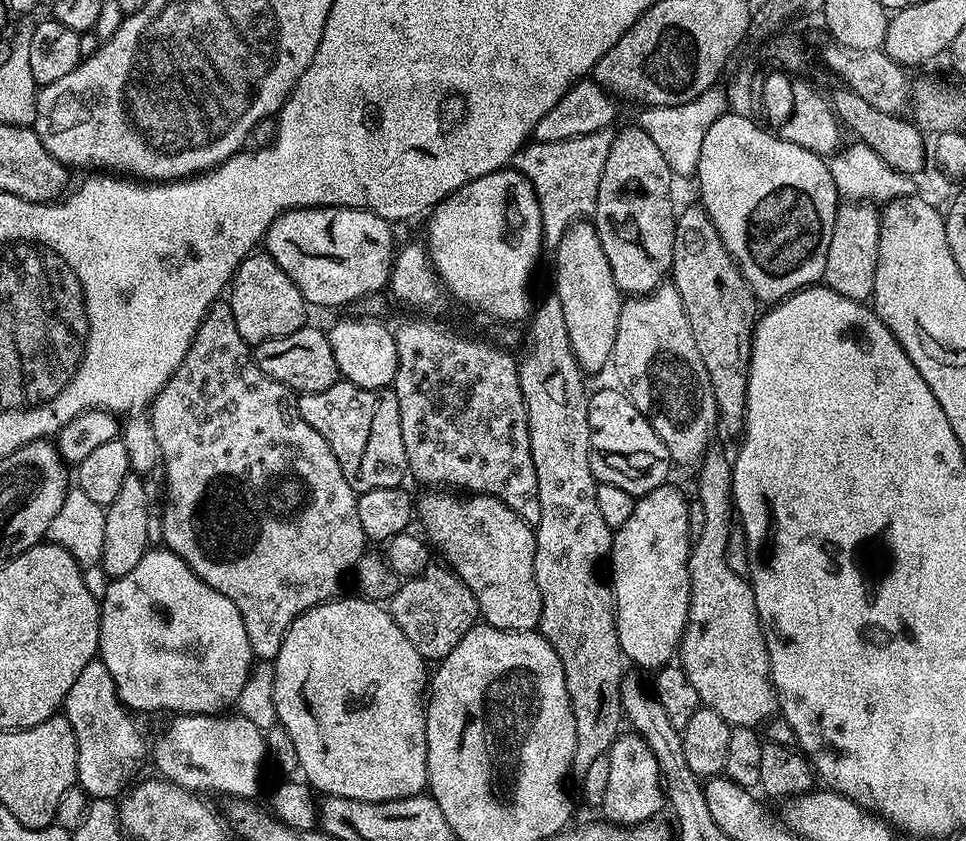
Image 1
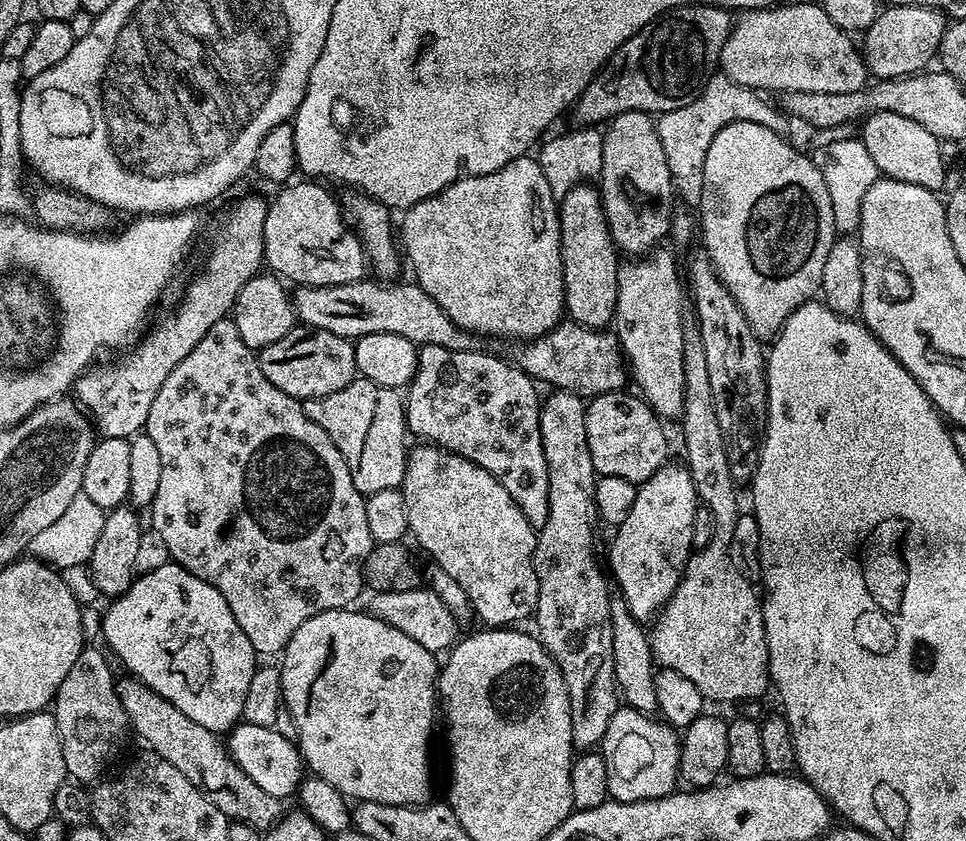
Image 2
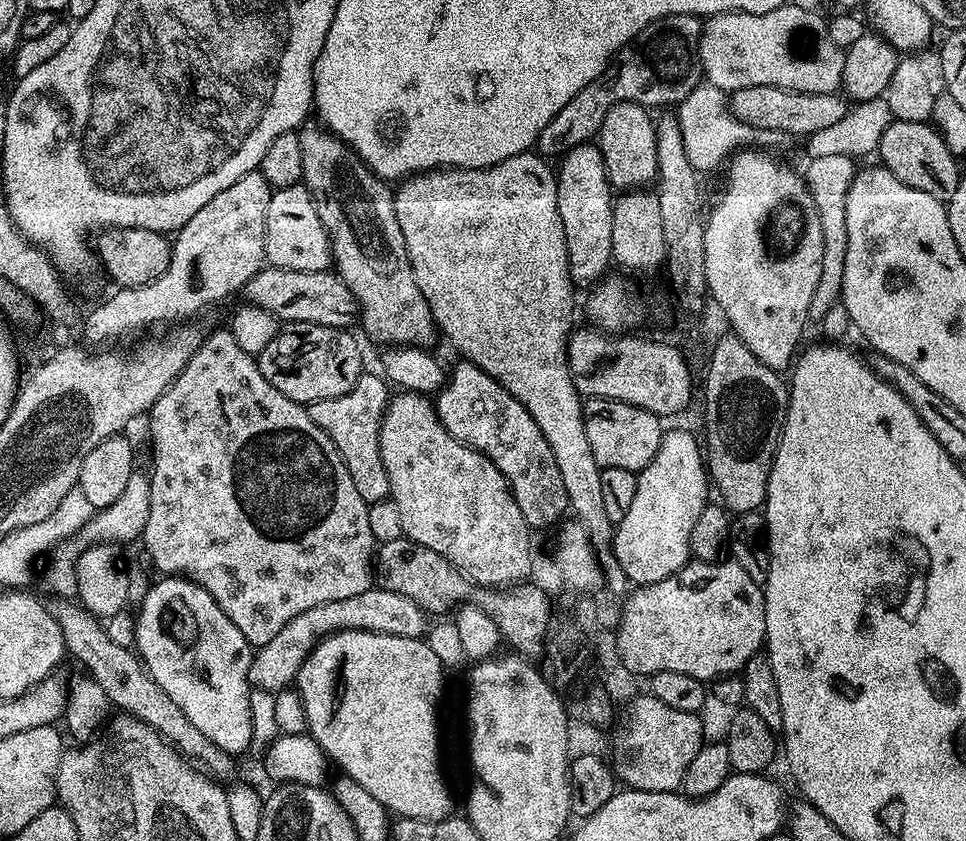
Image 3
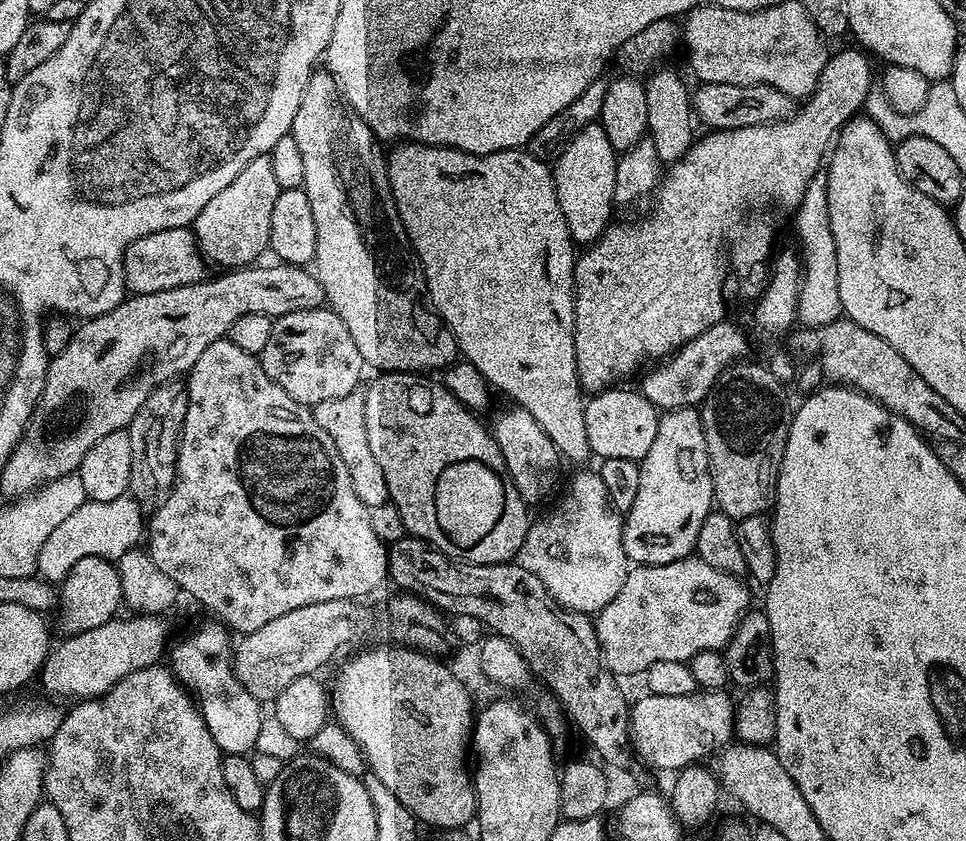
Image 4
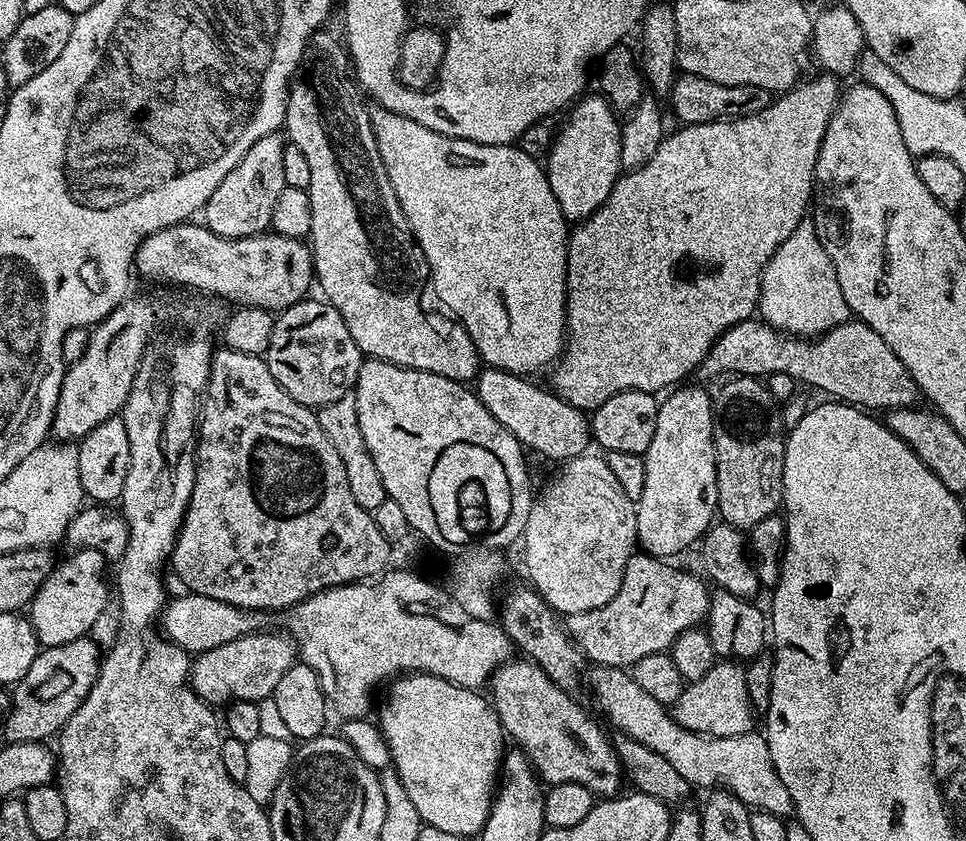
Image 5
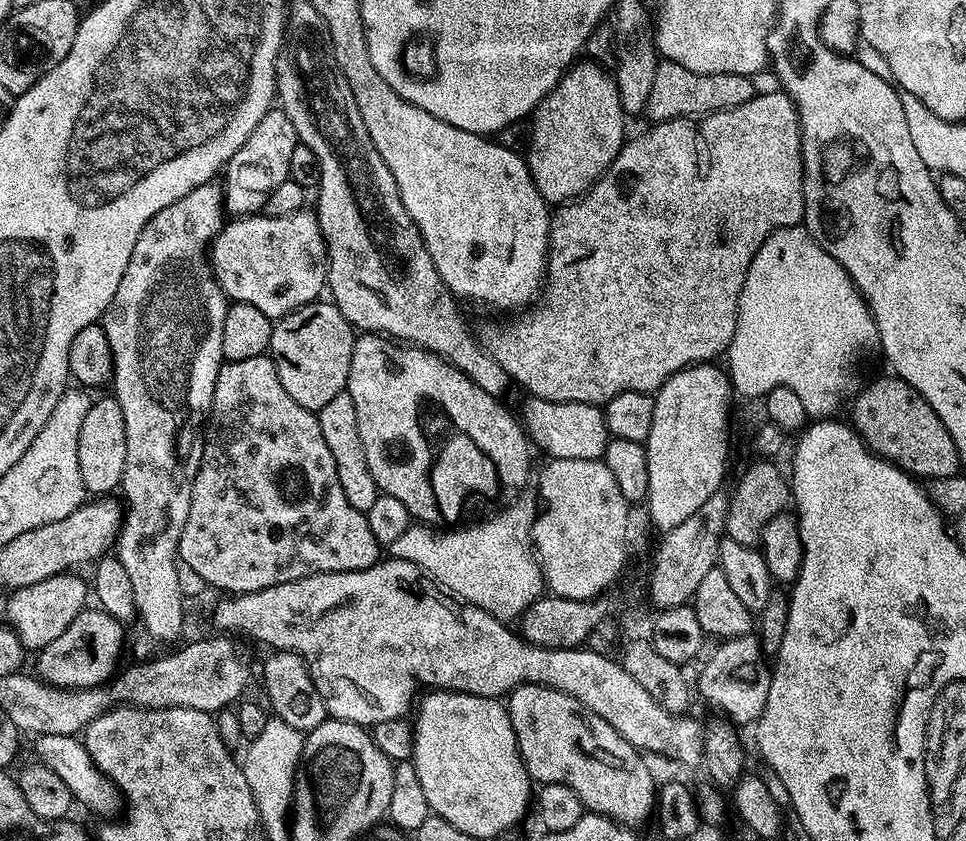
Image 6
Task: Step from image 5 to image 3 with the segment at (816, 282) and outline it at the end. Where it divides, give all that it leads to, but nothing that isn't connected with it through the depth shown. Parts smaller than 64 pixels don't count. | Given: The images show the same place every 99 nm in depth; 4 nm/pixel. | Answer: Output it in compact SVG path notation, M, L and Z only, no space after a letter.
M833 154L823 158L811 158L807 161L808 169L803 169L804 183L807 184L814 206L818 206L818 214L822 218L822 238L824 253L822 254L822 278L818 278L818 290L814 290L814 302L810 312L813 317L821 318L831 307L838 303L842 288L842 274L846 270L846 194L850 190L850 182L856 177L858 164L846 154Z

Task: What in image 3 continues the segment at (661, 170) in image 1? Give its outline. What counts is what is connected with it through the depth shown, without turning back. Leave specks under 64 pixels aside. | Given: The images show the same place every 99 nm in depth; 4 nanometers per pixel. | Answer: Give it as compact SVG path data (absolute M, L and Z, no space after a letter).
M622 102L613 106L610 114L606 114L606 122L602 122L602 126L600 127L598 147L604 159L606 170L608 171L608 181L612 184L613 189L640 190L645 186L651 185L656 180L656 171L658 170L656 120L653 113L645 108L643 104Z

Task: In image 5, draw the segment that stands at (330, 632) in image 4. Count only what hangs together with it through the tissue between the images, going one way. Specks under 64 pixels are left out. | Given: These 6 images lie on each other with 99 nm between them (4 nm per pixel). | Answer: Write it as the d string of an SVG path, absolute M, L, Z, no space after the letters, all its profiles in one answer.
M261 630L251 632L226 646L214 646L214 650L199 653L190 664L190 683L194 691L207 704L227 706L237 700L259 702L271 696L282 674L290 670L298 652L287 635Z

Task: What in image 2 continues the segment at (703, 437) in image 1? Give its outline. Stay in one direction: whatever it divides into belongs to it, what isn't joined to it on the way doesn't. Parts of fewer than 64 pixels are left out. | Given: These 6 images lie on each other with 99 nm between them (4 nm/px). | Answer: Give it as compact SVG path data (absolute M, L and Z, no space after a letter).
M664 246L621 263L614 331L620 339L620 348L624 352L631 379L634 384L636 380L640 387L639 395L661 418L680 418L684 415L684 300L686 304L681 269L680 272L676 269L675 258Z

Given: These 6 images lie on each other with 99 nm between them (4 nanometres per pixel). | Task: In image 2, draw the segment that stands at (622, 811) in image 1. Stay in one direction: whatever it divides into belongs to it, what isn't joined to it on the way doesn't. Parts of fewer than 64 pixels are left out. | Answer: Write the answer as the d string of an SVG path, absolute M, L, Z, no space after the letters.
M627 706L617 707L602 741L609 797L618 802L642 802L669 796L678 784L680 742L677 729L663 719Z

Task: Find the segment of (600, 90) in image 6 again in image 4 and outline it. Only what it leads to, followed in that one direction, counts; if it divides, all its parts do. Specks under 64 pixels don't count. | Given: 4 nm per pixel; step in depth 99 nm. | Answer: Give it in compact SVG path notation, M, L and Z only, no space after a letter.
M597 122L580 131L554 161L552 181L558 194L558 206L562 206L562 218L566 218L566 226L577 245L595 244L608 225L613 223L612 199L617 159L618 153L614 146L610 146L606 130L602 130Z

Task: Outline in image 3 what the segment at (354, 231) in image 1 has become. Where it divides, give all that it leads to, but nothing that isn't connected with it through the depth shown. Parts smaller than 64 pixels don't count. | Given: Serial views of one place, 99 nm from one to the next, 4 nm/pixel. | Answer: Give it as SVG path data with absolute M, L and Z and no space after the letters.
M303 183L273 191L266 214L264 255L267 263L274 268L326 272L333 267L332 242L318 216L316 201L313 200Z

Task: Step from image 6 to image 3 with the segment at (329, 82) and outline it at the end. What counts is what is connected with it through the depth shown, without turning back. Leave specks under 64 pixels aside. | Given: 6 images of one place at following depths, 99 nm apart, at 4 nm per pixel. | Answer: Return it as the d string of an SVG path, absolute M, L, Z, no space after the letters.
M320 126L308 127L299 129L304 171L302 183L316 201L318 216L332 242L334 271L342 278L342 282L346 282L350 294L354 294L358 320L361 325L364 323L365 334L379 346L432 346L436 336L438 340L438 329L426 298L422 298L422 290L418 290L418 282L414 282L406 238L402 238L402 226L398 226L394 210L396 197L393 189L379 176L375 176L339 136L332 135Z

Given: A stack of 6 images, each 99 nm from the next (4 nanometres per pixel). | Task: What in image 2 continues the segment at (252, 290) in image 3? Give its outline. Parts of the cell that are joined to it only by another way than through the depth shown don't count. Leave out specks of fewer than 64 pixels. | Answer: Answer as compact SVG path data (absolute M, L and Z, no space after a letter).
M365 278L342 286L300 286L291 293L292 309L301 325L330 330L330 334L339 336L355 338L366 334L402 334L402 338L417 346L442 346L451 352L485 351L485 337L462 330L462 326L458 326L419 284L392 283L396 282Z

